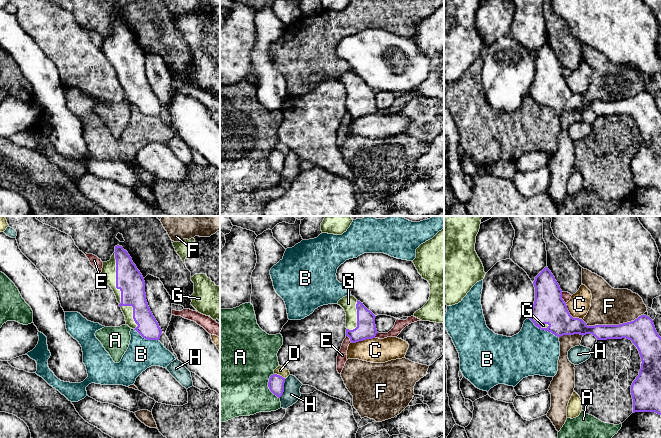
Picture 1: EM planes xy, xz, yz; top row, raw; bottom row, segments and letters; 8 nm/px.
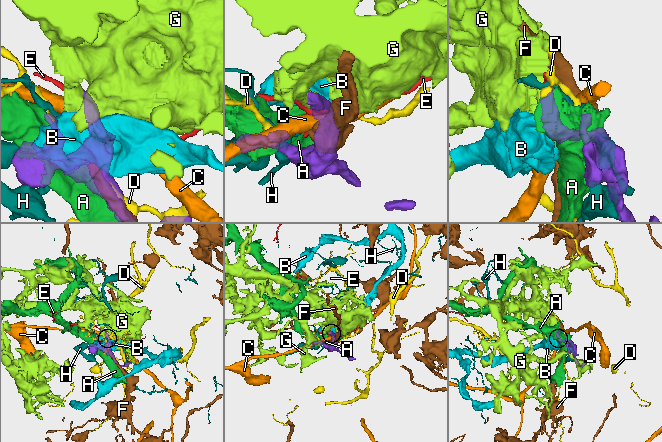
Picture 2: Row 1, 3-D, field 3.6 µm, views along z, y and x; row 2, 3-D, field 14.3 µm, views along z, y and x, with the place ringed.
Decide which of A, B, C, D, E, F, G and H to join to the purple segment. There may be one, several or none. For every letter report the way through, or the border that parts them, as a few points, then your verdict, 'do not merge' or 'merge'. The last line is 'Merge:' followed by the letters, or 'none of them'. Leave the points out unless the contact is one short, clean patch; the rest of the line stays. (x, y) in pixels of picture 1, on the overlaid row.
A: do not merge
B: border along yz (529, 318), (539, 328), (550, 331), (558, 337); do not merge
C: border along yz (565, 303), (568, 312), (573, 317), (578, 317), (582, 320); do not merge
D: border along xz (274, 373), (285, 378); do not merge
E: border along yz (561, 292), (561, 298), (565, 303); do not merge
F: do not merge
G: merge
H: do not merge
Merge: G

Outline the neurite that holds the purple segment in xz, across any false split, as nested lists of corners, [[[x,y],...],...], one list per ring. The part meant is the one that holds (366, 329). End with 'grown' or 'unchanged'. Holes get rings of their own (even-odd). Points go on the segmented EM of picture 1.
[[[345,296],[338,301],[346,313],[346,336],[351,343],[375,338],[377,332],[375,315],[354,296]]]; grown

